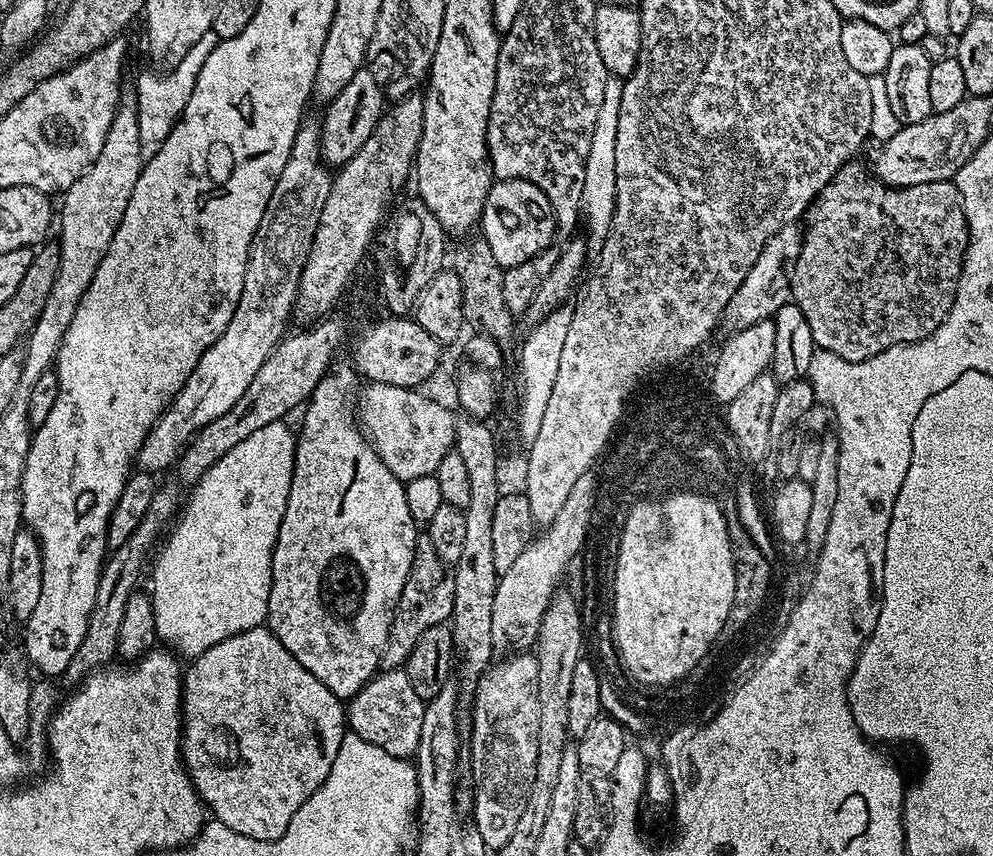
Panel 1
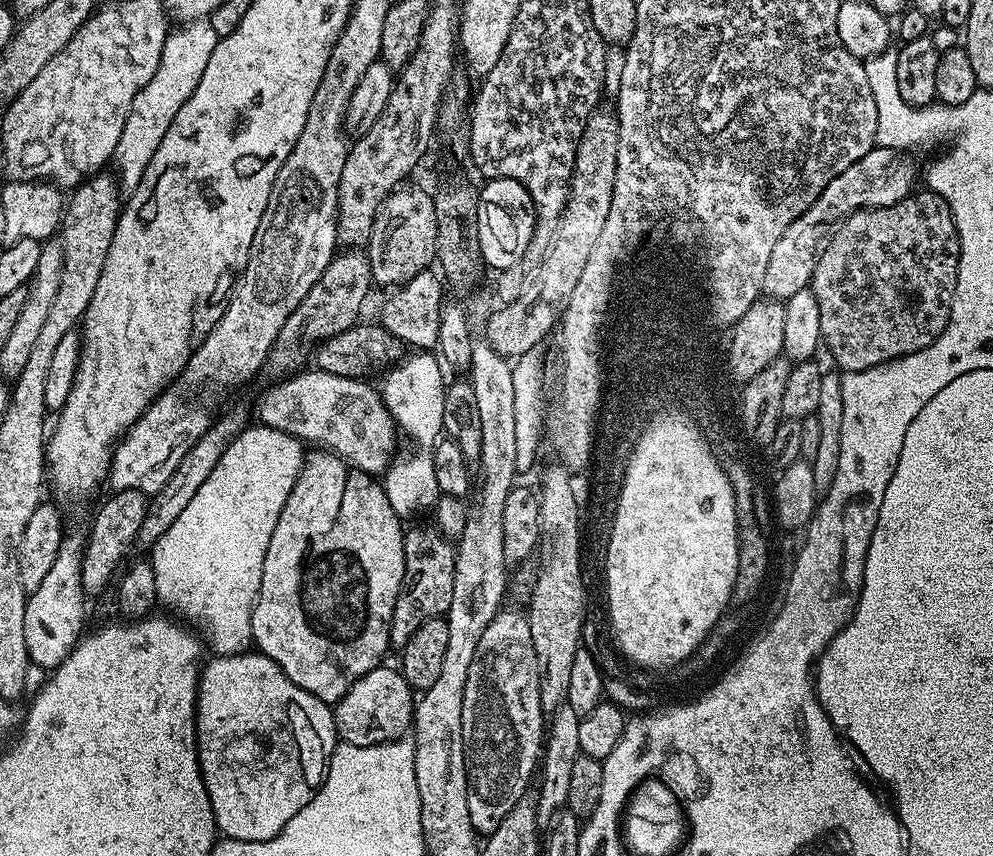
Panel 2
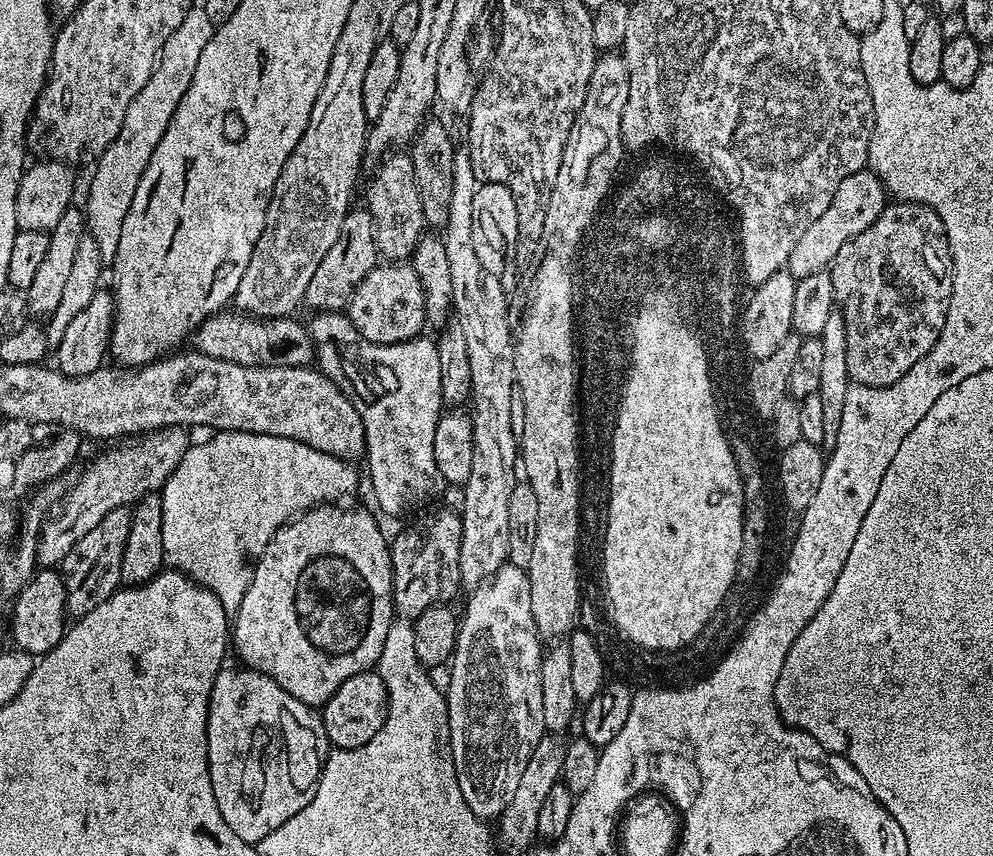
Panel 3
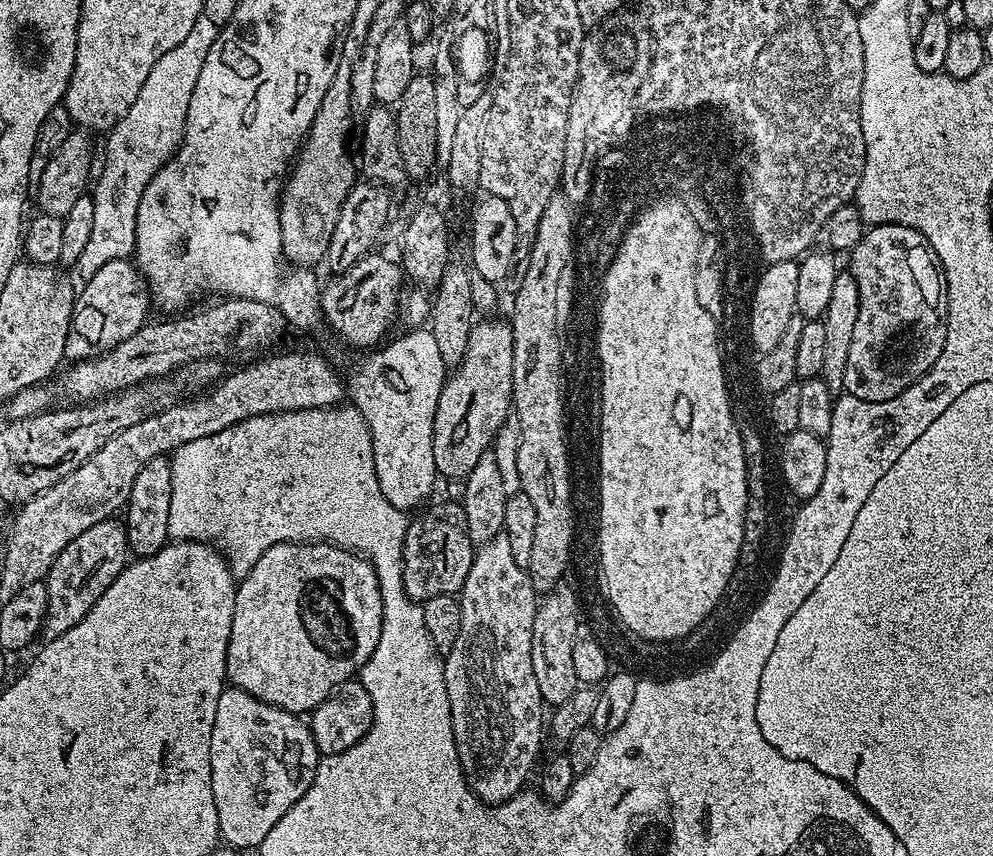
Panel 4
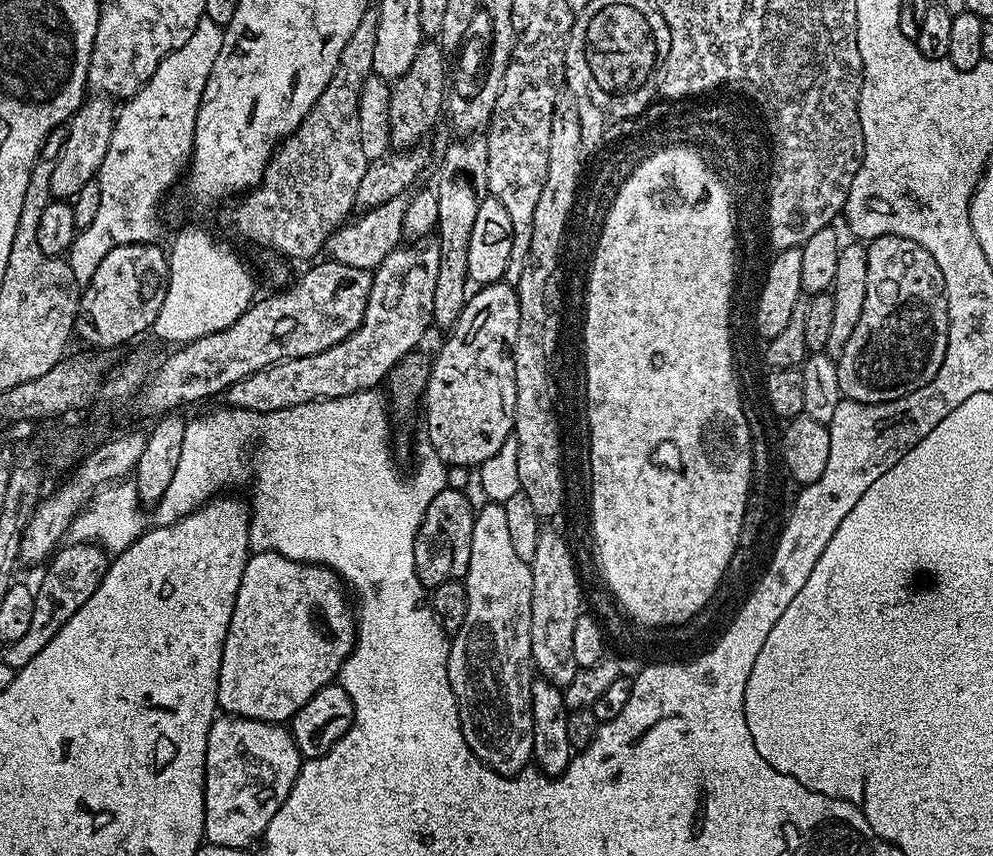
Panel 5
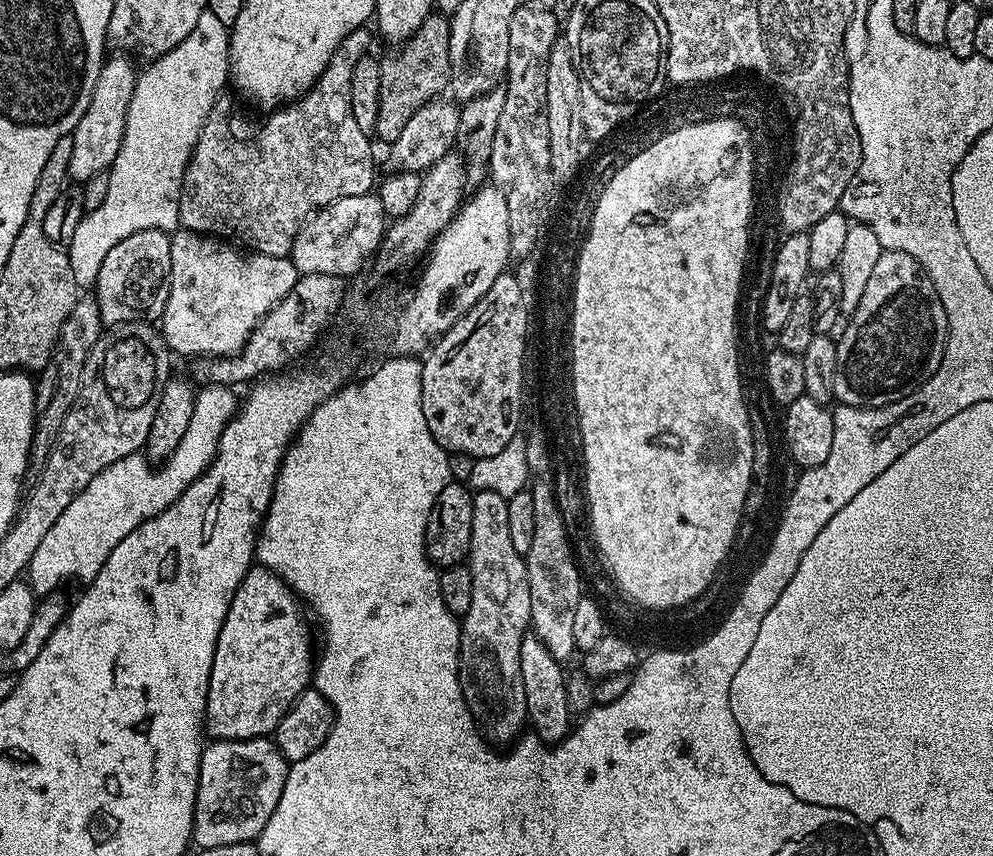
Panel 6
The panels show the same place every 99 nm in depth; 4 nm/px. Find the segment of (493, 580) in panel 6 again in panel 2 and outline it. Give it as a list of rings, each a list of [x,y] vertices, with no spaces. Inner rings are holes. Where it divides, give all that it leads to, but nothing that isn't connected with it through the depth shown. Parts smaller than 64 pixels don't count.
[[[502,610],[492,619],[490,626],[480,639],[480,645],[476,651],[476,661],[470,666],[470,678],[466,678],[466,690],[464,691],[464,701],[462,702],[462,734],[464,735],[464,750],[468,758],[468,801],[470,802],[470,822],[475,826],[477,833],[491,834],[498,830],[498,826],[518,806],[518,802],[529,791],[528,783],[532,780],[532,775],[537,775],[538,765],[542,760],[542,749],[546,744],[546,713],[540,701],[540,667],[538,658],[534,654],[534,638],[530,638],[530,626],[528,617],[523,611],[508,612]]]

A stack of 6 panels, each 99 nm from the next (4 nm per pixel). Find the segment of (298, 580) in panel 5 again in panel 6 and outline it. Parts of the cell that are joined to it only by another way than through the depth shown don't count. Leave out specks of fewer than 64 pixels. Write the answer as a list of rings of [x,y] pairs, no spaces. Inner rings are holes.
[[[263,566],[249,567],[246,578],[240,580],[240,584],[232,593],[232,603],[227,605],[224,622],[216,635],[216,649],[214,650],[214,666],[210,670],[210,682],[208,683],[208,701],[204,718],[206,732],[209,737],[218,740],[259,740],[268,738],[276,731],[280,720],[290,710],[295,701],[302,695],[305,688],[309,687],[314,680],[314,652],[312,656],[312,636],[308,633],[308,624],[304,621],[305,609],[295,592],[289,588],[288,583],[281,580],[270,568]]]

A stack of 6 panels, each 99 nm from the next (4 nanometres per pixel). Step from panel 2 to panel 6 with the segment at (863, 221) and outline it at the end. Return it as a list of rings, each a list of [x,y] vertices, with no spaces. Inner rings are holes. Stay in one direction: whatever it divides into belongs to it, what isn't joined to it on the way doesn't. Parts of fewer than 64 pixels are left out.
[[[881,251],[878,266],[866,284],[866,290],[858,306],[847,317],[844,333],[836,340],[838,362],[834,374],[834,397],[840,404],[855,408],[878,410],[887,404],[899,404],[936,373],[944,357],[948,341],[948,319],[946,310],[938,298],[932,279],[910,254],[905,252]]]

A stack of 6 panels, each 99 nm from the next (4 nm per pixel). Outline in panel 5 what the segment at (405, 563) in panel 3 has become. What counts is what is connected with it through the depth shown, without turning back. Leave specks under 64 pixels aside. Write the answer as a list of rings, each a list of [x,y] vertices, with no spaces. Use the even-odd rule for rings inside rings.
[[[444,488],[426,506],[426,514],[422,526],[414,542],[414,570],[425,589],[433,590],[443,583],[463,581],[470,566],[470,538],[474,530],[474,504],[467,500],[463,491]]]

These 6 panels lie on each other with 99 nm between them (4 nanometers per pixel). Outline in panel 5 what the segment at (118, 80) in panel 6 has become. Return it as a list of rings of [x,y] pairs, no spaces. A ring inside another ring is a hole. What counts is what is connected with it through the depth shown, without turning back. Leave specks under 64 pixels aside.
[[[108,98],[85,99],[68,121],[68,137],[54,162],[54,175],[50,178],[50,190],[55,199],[71,201],[82,190],[82,186],[99,177],[102,158],[106,158],[106,150],[110,150],[112,125],[116,123],[112,104],[113,101]]]

